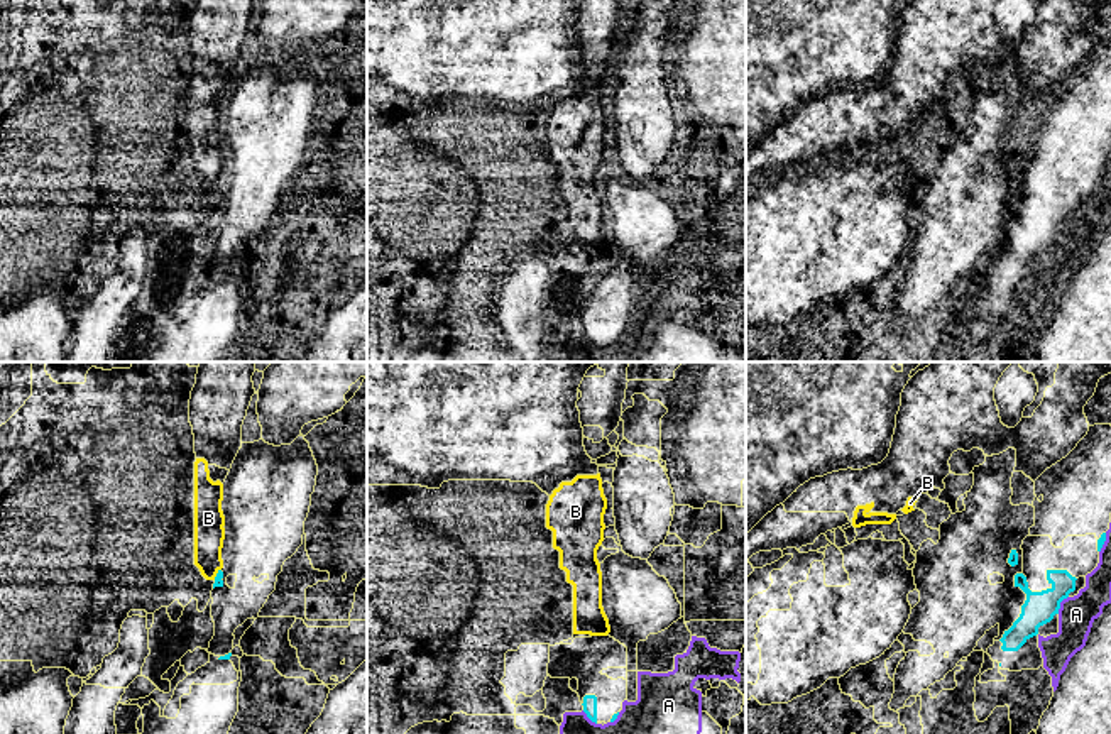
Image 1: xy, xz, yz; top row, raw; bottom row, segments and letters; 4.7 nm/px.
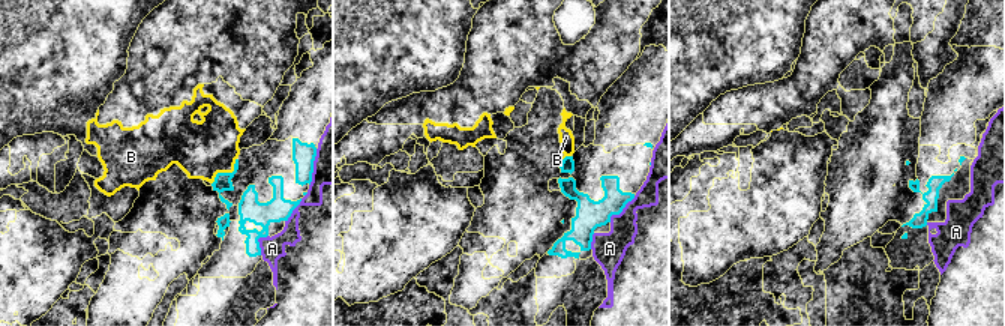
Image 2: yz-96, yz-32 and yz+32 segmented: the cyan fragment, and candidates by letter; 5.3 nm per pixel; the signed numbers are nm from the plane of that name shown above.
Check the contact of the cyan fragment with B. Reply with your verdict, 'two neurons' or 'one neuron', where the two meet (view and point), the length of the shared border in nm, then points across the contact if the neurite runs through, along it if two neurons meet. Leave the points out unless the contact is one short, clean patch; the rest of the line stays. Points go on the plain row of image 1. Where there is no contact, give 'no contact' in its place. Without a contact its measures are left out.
two neurons | xy (217, 195) | 70 nm | along xy (220, 190), (213, 200)

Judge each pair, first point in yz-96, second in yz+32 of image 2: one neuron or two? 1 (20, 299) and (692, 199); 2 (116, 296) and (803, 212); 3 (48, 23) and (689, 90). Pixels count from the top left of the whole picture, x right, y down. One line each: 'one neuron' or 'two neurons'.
1: two neurons
2: two neurons
3: one neuron

